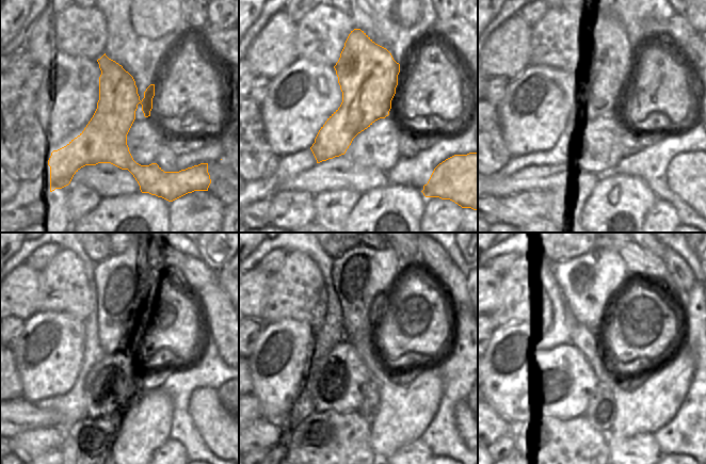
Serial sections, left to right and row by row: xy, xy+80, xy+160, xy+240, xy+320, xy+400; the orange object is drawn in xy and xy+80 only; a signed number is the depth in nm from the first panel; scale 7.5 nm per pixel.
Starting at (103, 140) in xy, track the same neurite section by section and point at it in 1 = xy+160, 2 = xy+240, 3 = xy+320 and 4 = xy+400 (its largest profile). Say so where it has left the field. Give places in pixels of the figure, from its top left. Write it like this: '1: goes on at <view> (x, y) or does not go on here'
1: goes on at xy+160 (603, 63)
2: goes on at xy+240 (124, 284)
3: goes on at xy+320 (363, 277)
4: goes on at xy+400 (595, 276)

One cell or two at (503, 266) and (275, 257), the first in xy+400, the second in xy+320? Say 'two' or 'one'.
one

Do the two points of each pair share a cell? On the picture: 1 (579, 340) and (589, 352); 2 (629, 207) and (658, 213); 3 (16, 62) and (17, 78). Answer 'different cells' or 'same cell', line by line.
1: same cell
2: different cells
3: same cell

